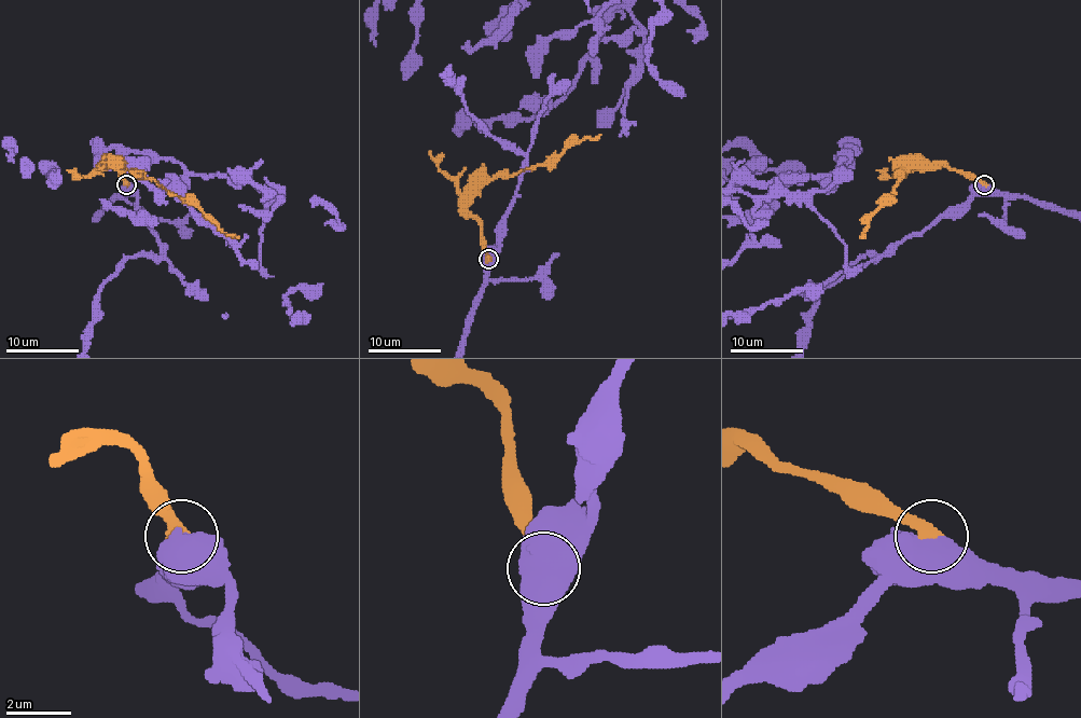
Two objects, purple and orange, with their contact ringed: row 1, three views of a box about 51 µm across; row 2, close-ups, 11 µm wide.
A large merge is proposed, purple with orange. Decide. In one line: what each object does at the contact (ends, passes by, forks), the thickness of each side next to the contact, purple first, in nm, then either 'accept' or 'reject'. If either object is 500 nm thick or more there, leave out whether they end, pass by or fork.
calibres 850 and 480 nm; accept

